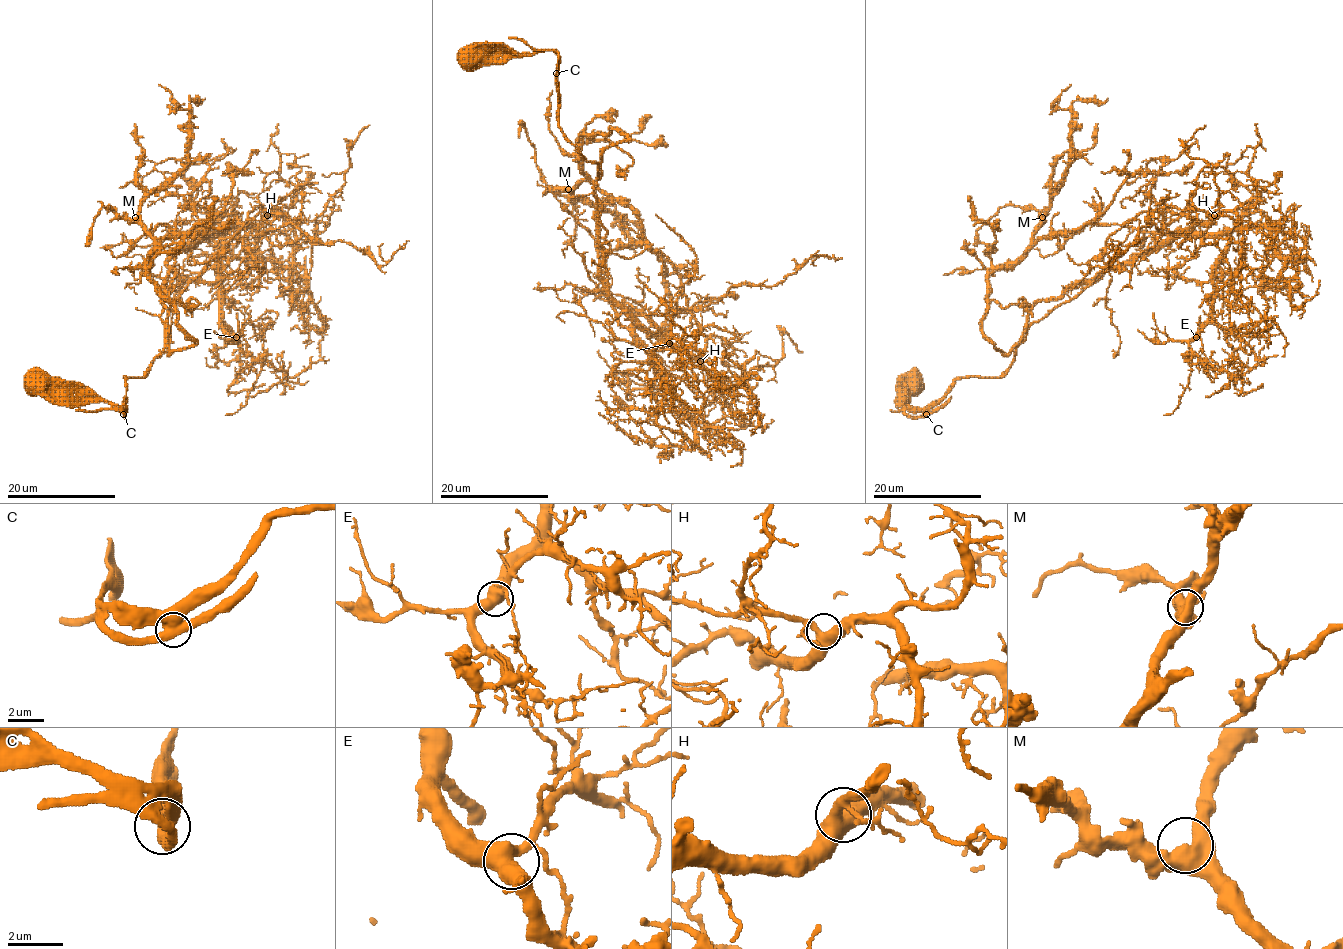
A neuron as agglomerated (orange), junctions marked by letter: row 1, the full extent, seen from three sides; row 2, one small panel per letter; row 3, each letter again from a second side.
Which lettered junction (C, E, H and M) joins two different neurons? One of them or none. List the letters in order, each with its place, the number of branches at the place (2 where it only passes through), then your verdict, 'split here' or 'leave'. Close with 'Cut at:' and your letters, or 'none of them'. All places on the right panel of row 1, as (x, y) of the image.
C: (926, 414) | 3 | split here
E: (1196, 337) | 3 | leave
H: (1214, 215) | 3 | leave
M: (1042, 217) | 3 | leave
Cut at: C

